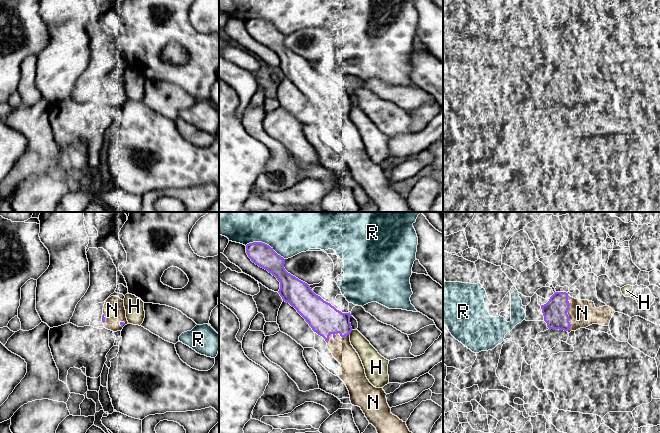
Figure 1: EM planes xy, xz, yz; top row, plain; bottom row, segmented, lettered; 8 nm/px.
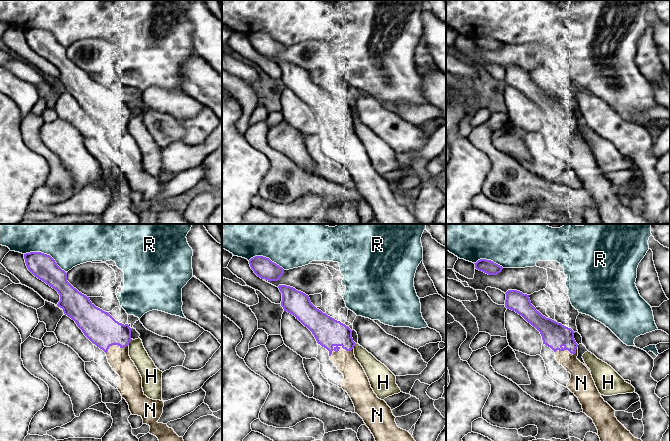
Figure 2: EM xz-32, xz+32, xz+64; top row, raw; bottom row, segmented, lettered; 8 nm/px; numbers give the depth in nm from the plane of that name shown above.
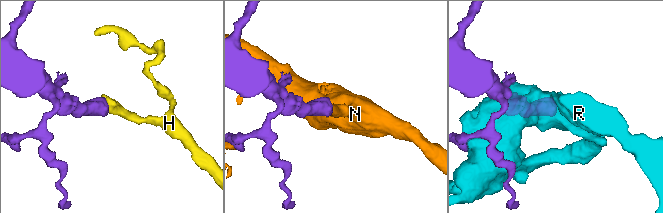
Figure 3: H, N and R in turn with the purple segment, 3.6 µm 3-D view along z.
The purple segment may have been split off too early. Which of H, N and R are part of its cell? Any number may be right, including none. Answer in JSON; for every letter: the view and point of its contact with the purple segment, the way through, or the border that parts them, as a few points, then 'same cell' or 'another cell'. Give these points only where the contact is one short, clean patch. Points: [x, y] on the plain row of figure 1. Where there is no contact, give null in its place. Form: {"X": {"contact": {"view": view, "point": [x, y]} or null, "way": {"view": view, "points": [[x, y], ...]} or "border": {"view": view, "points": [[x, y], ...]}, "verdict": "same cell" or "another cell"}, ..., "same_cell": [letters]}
{"H": {"contact": {"view": "xz", "point": [350, 108]}, "verdict": "another cell"}, "N": {"contact": {"view": "yz", "point": [566, 89]}, "verdict": "same cell"}, "R": {"contact": {"view": "xz", "point": [264, 19]}, "verdict": "another cell"}, "same_cell": ["N"]}

